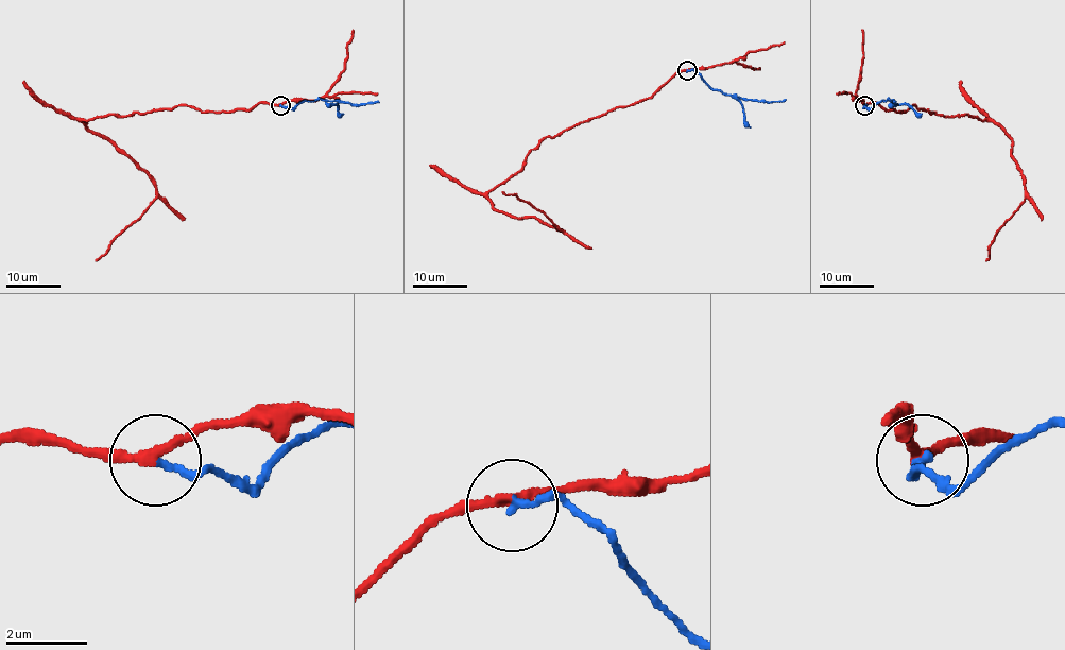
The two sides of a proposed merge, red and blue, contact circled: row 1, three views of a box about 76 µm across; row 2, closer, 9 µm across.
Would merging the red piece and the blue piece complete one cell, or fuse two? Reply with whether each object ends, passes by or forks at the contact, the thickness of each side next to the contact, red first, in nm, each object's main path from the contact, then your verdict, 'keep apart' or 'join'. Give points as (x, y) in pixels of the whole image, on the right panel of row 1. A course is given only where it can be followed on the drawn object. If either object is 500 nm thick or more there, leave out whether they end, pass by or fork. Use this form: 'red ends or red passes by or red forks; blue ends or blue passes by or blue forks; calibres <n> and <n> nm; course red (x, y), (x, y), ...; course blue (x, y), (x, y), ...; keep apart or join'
red passes by; blue ends; calibres 240 and 180 nm; course red (864, 106), (965, 114), (993, 121), (1012, 138), (1011, 155), (1026, 199), (996, 234), (986, 260); course blue (864, 106), (870, 108), (889, 99), (896, 104), (893, 100); keep apart

